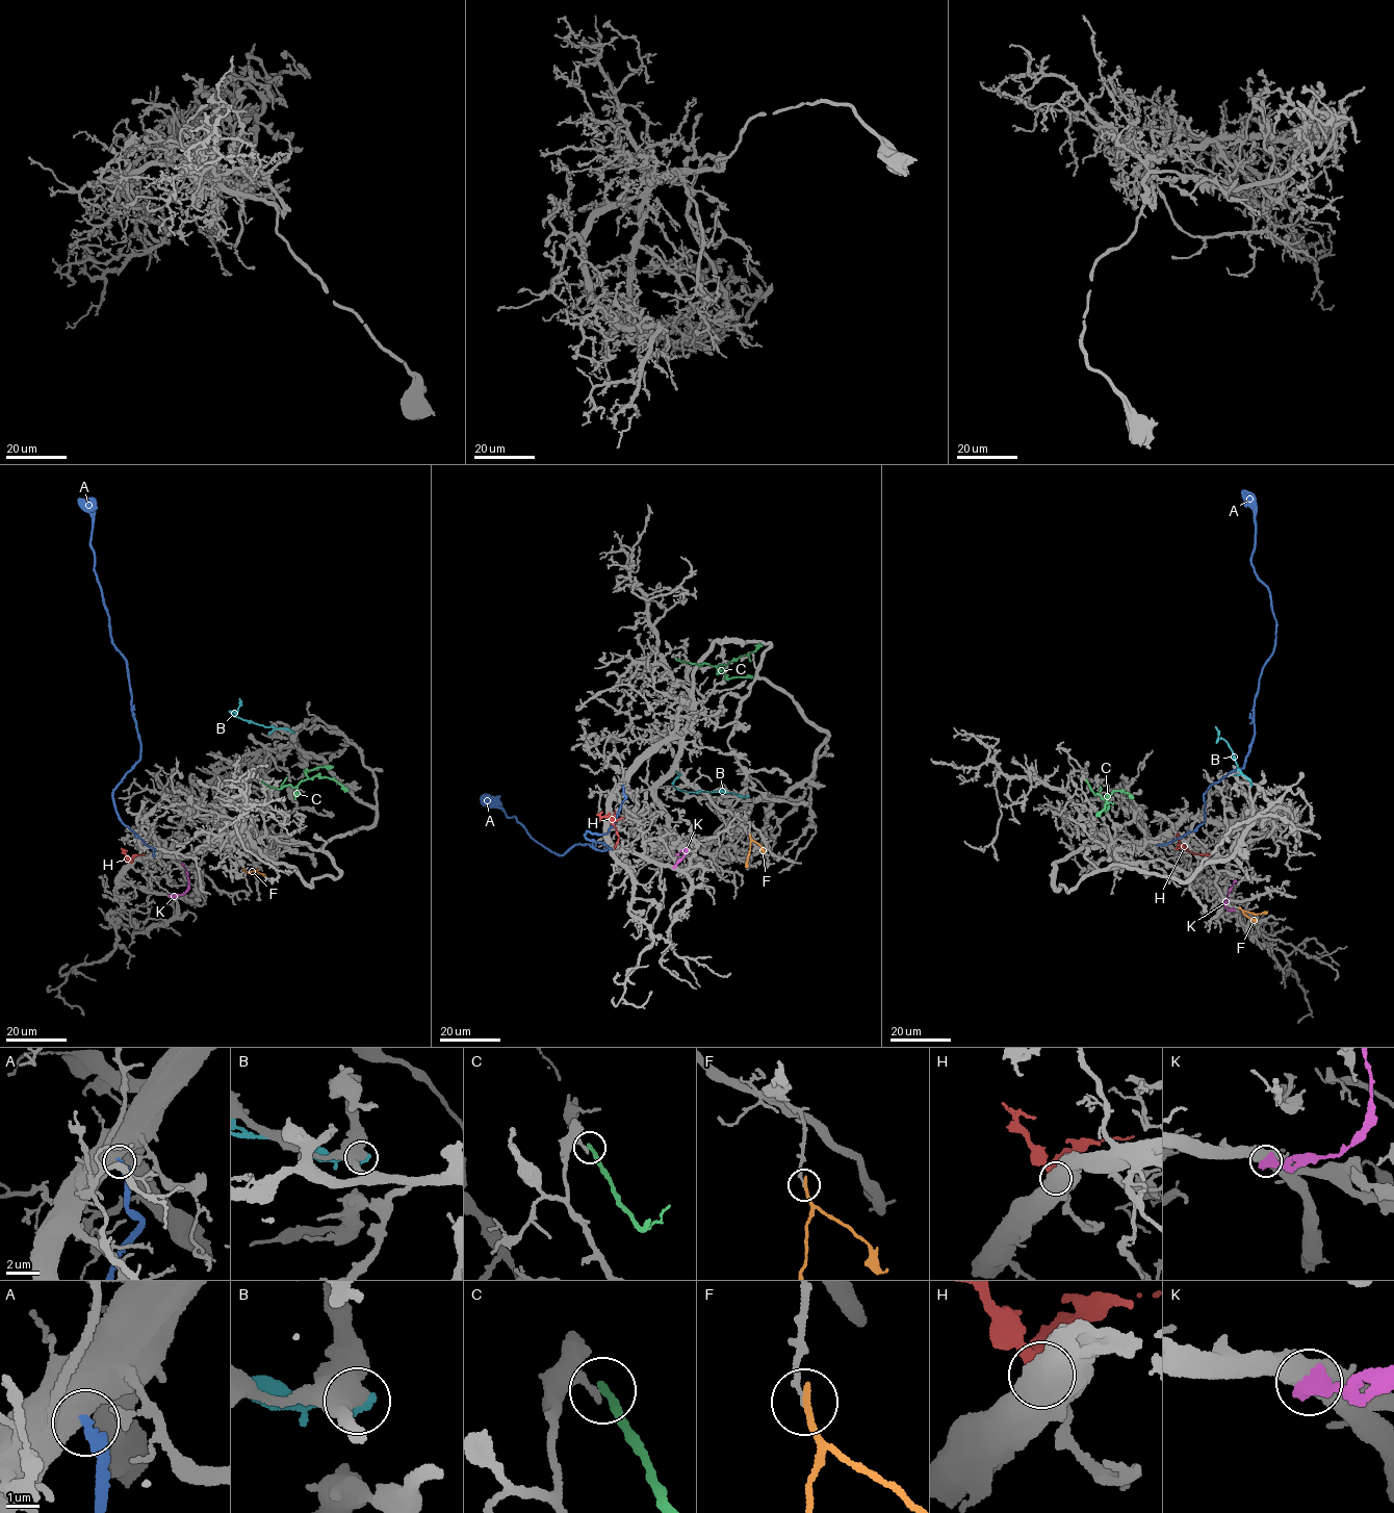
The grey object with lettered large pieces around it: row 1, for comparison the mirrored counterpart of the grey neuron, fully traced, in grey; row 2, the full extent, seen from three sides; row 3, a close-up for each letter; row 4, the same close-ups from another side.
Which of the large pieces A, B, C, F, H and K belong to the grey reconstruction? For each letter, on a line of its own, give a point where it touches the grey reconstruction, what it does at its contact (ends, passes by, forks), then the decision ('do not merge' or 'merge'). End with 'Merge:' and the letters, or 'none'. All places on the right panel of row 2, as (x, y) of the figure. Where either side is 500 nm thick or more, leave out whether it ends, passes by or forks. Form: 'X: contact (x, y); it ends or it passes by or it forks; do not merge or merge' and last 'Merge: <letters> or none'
A: contact (1157, 845); do not merge
B: contact (1250, 785); do not merge
C: contact (1085, 779); it ends; do not merge
F: contact (1240, 907); it ends; do not merge
H: contact (1176, 849); merge
K: contact (1234, 908); do not merge
Merge: H

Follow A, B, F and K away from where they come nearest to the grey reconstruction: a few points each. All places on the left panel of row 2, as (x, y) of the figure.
A: (154, 856), (114, 802), (113, 790), (140, 746), (127, 664), (112, 642), (97, 578), (92, 515), (79, 497)
B: (293, 732), (235, 717), (230, 711), (237, 710), (241, 701), (238, 698)
F: (257, 868), (248, 872), (243, 868)
K: (170, 895), (180, 895), (186, 890), (187, 874), (181, 862)

